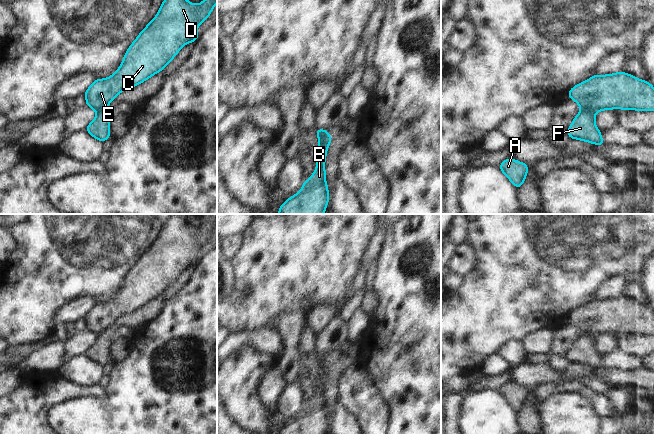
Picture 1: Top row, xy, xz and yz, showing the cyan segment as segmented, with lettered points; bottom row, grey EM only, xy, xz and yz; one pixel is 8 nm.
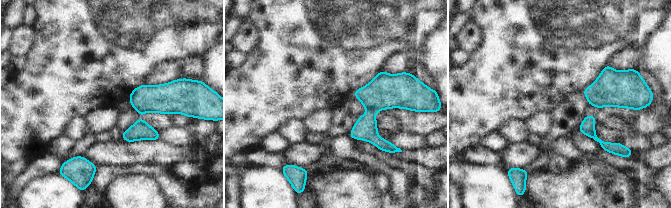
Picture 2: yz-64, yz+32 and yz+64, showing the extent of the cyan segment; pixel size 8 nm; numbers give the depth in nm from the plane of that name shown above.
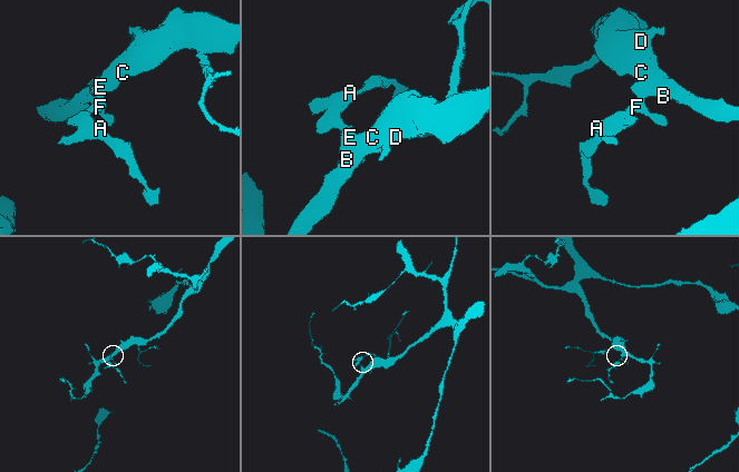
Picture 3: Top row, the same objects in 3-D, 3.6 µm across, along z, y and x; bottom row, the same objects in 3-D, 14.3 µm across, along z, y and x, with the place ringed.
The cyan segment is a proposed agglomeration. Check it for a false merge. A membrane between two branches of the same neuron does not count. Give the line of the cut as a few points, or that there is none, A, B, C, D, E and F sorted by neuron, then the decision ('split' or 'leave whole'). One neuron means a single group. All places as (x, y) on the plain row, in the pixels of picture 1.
cut in yz along (581, 334), (591, 334), (594, 337); A F / B C D E; split

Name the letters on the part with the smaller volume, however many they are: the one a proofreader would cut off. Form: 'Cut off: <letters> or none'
Cut off: A, F

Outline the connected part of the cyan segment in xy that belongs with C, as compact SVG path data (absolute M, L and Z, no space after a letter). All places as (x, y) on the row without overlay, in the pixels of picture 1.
M173 214L163 225L157 239L130 269L118 294L108 302L96 303L86 314L86 330L98 336L107 331L124 313L132 313L161 296L185 268L195 266L201 259L195 253L209 242L216 227L217 218L212 218L200 228L194 229L178 214Z

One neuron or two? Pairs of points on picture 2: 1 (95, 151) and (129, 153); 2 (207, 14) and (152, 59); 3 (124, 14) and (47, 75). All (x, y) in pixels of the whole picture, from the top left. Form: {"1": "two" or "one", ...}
{"1": "one", "2": "one", "3": "one"}

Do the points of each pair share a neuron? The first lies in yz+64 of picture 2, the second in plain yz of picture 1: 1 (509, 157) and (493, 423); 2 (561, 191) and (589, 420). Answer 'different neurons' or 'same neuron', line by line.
1: different neurons
2: same neuron

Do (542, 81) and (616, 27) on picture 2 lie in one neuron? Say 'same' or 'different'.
same

